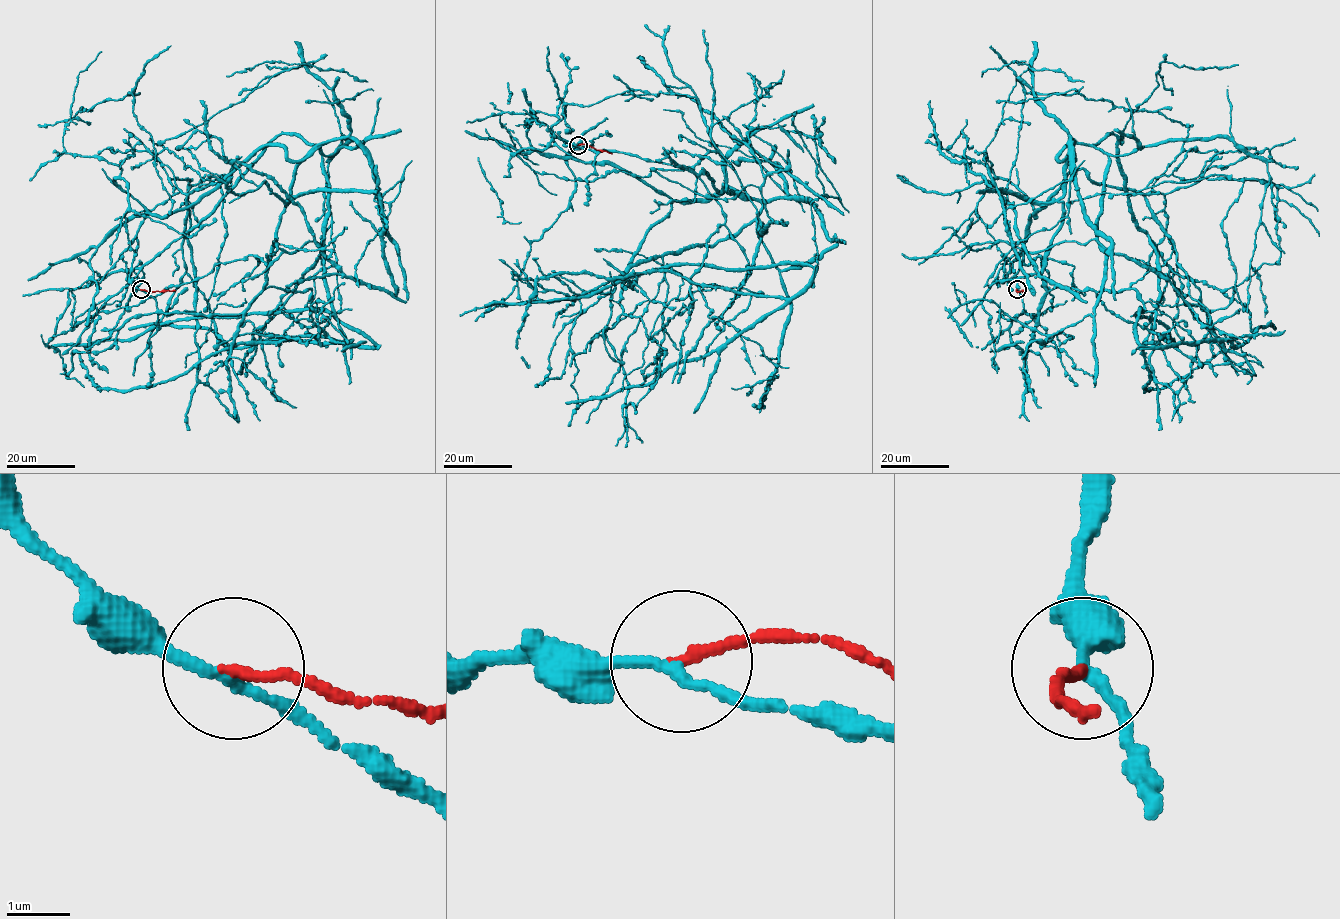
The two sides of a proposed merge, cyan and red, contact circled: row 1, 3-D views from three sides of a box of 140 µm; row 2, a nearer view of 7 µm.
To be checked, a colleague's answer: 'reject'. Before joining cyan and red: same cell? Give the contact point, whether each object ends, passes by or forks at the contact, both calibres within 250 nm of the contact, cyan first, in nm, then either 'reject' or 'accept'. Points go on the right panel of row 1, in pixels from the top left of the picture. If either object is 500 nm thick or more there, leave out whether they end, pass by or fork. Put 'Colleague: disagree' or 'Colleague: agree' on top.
Colleague: agree
(1017, 289) | cyan passes by | red ends | 150/160 nm | reject

